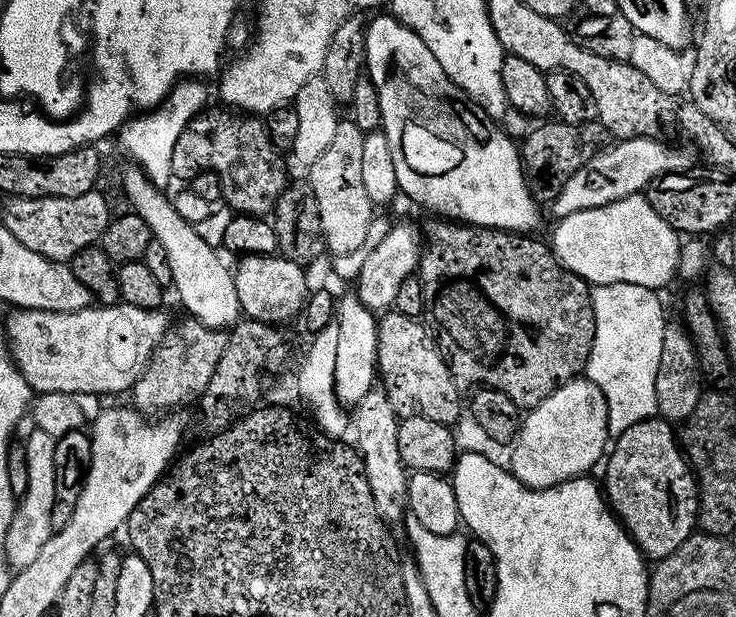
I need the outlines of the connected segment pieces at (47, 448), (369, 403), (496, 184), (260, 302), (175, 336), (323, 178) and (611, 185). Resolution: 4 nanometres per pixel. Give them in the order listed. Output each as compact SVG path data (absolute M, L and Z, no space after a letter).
M29 431L28 440L23 441L26 454L26 470L30 470L30 478L26 485L26 494L19 497L16 512L12 515L10 530L6 532L6 558L8 567L13 573L22 571L42 551L42 546L52 537L54 531L50 522L50 514L54 510L54 490L56 489L56 463L54 462L54 446L56 437L45 432Z
M373 388L353 407L354 428L356 430L355 445L363 458L364 473L367 484L371 488L375 509L385 523L401 523L406 514L408 493L408 472L398 454L396 412L390 405L388 395L382 388Z
M376 14L373 20L369 19L366 24L364 33L364 62L366 65L366 76L372 79L371 91L378 98L378 106L380 107L380 125L379 127L386 134L386 138L390 142L390 158L394 158L394 174L396 175L396 186L401 193L405 192L410 199L416 204L421 204L424 208L429 208L432 214L439 214L444 218L451 218L456 222L463 222L469 226L478 228L499 228L509 232L519 232L521 234L531 233L532 227L540 220L540 212L536 209L536 200L532 197L532 192L528 189L526 177L526 169L523 160L520 158L520 150L517 141L512 141L502 129L495 119L492 119L475 104L472 99L467 96L456 83L446 74L446 70L442 70L442 66L438 66L438 58L434 58L434 54L430 54L430 50L426 46L426 42L422 42L422 38L418 38L418 34L414 34L414 30L410 30L407 26L400 23L395 16L391 14Z
M244 254L234 264L232 277L238 290L240 311L249 320L261 320L263 324L283 325L283 320L299 317L304 301L310 295L305 269L298 262L288 261L279 254L253 256Z
M184 318L181 324L173 323L161 338L160 345L152 351L140 379L132 385L131 403L141 413L156 414L161 410L179 409L176 407L186 403L191 396L199 397L207 388L227 341L227 335L221 329L211 328L198 320Z
M350 118L339 121L330 146L323 150L307 169L310 185L321 219L321 237L333 257L359 253L366 241L366 232L374 218L372 199L362 186L362 142L364 131Z
M635 136L632 140L609 143L594 158L590 158L574 174L561 184L560 193L552 204L553 217L569 216L582 210L606 206L627 196L643 193L652 180L668 173L678 173L698 164L695 147L671 148L663 139L652 140L649 136Z

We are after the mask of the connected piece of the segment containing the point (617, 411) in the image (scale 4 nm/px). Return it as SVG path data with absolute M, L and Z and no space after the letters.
M606 283L593 285L591 306L595 318L595 340L585 364L585 377L594 382L607 399L608 432L611 437L620 436L632 425L651 419L656 413L657 395L655 379L658 374L659 359L662 358L662 341L668 318L655 289L638 286L637 283Z

